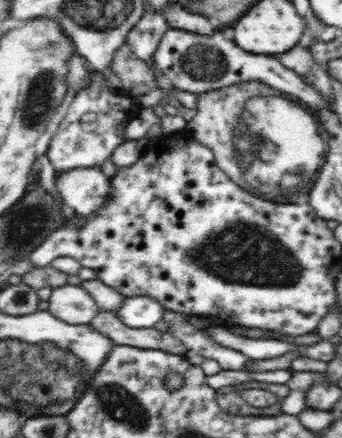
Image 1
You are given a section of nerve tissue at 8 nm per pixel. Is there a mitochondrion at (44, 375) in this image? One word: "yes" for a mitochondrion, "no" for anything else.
yes

